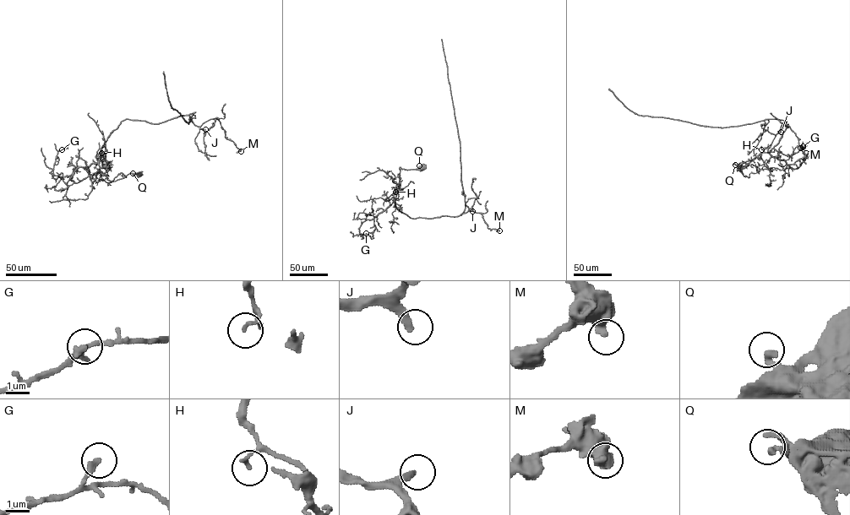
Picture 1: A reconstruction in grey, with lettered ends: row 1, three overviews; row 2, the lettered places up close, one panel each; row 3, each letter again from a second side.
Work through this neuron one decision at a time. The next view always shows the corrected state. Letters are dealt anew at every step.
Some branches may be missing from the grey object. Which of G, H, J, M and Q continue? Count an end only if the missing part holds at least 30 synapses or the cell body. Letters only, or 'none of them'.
J

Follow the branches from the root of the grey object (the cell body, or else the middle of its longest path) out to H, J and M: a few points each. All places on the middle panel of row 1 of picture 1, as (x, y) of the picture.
H: (422, 169), (400, 167), (395, 192)
J: (422, 169), (400, 167), (395, 204), (400, 211), (412, 219), (457, 216), (469, 210), (472, 211)
M: (422, 169), (400, 167), (395, 204), (400, 211), (431, 219), (472, 211), (499, 230)

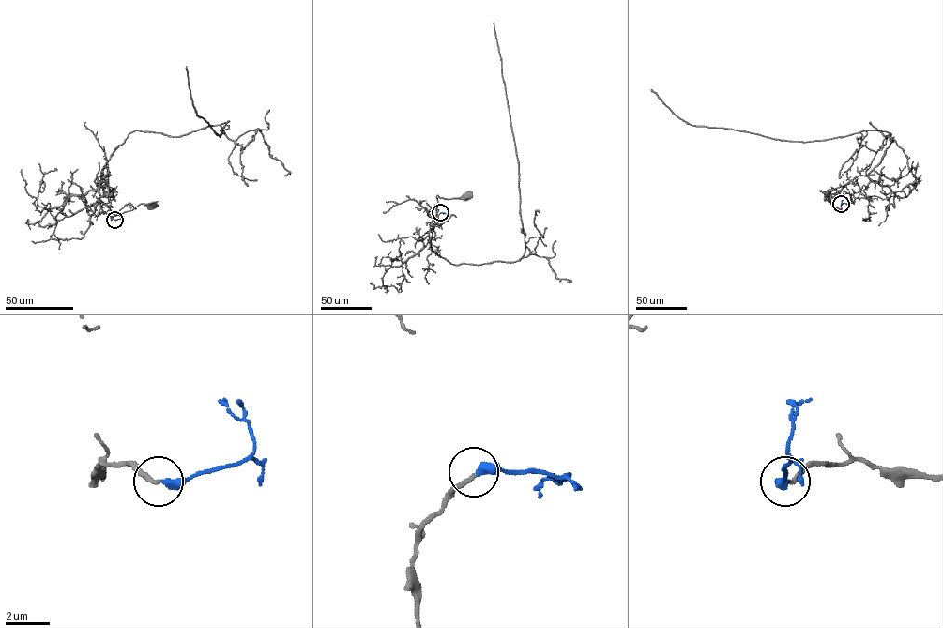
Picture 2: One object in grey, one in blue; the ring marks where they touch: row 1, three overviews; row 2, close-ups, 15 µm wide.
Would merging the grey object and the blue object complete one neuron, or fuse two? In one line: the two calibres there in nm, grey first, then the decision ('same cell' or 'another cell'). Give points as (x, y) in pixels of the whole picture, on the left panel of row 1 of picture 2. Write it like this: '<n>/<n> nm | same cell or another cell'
200/400 nm | same cell

